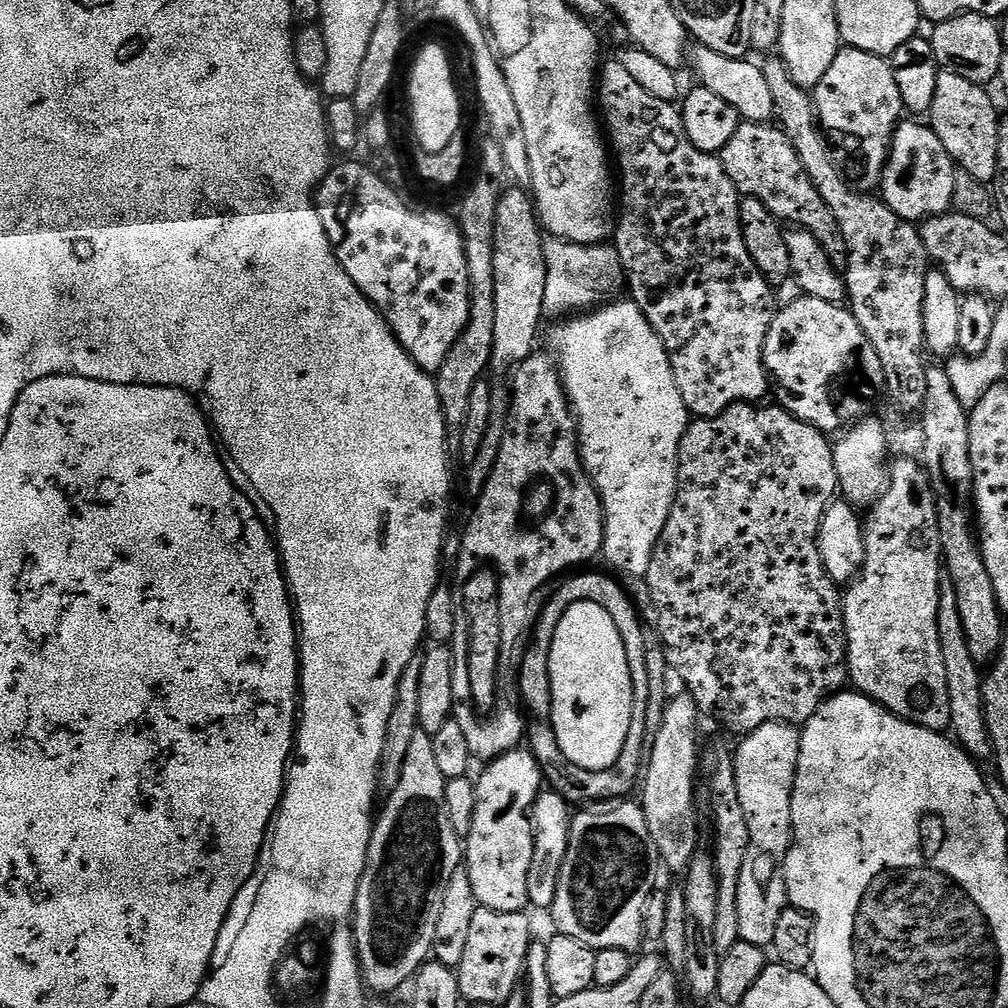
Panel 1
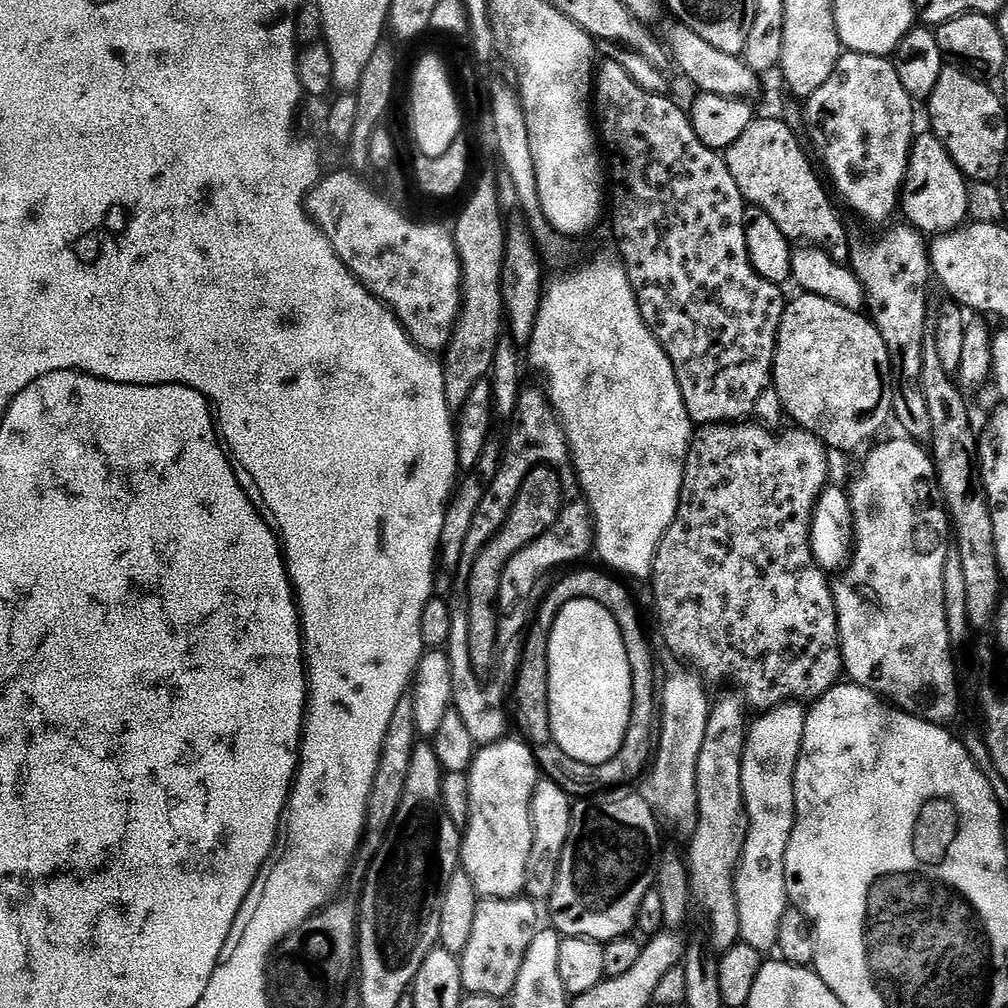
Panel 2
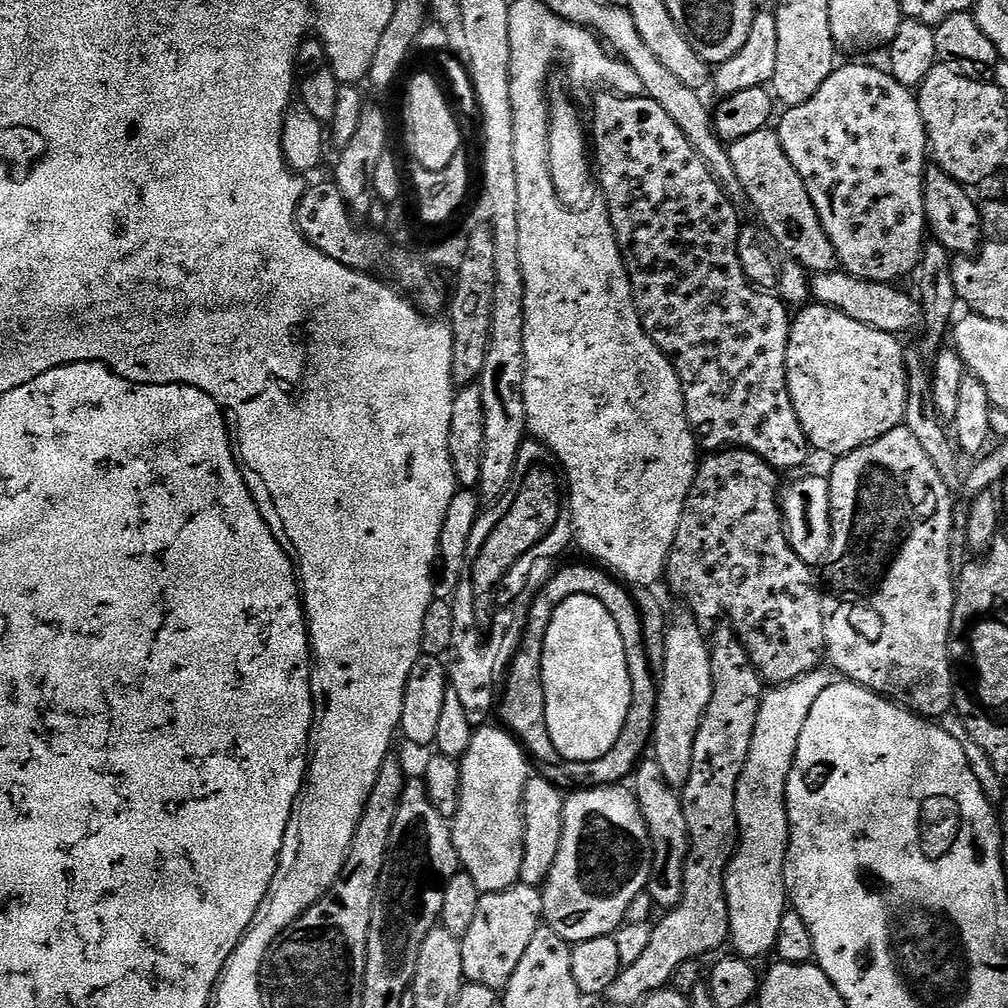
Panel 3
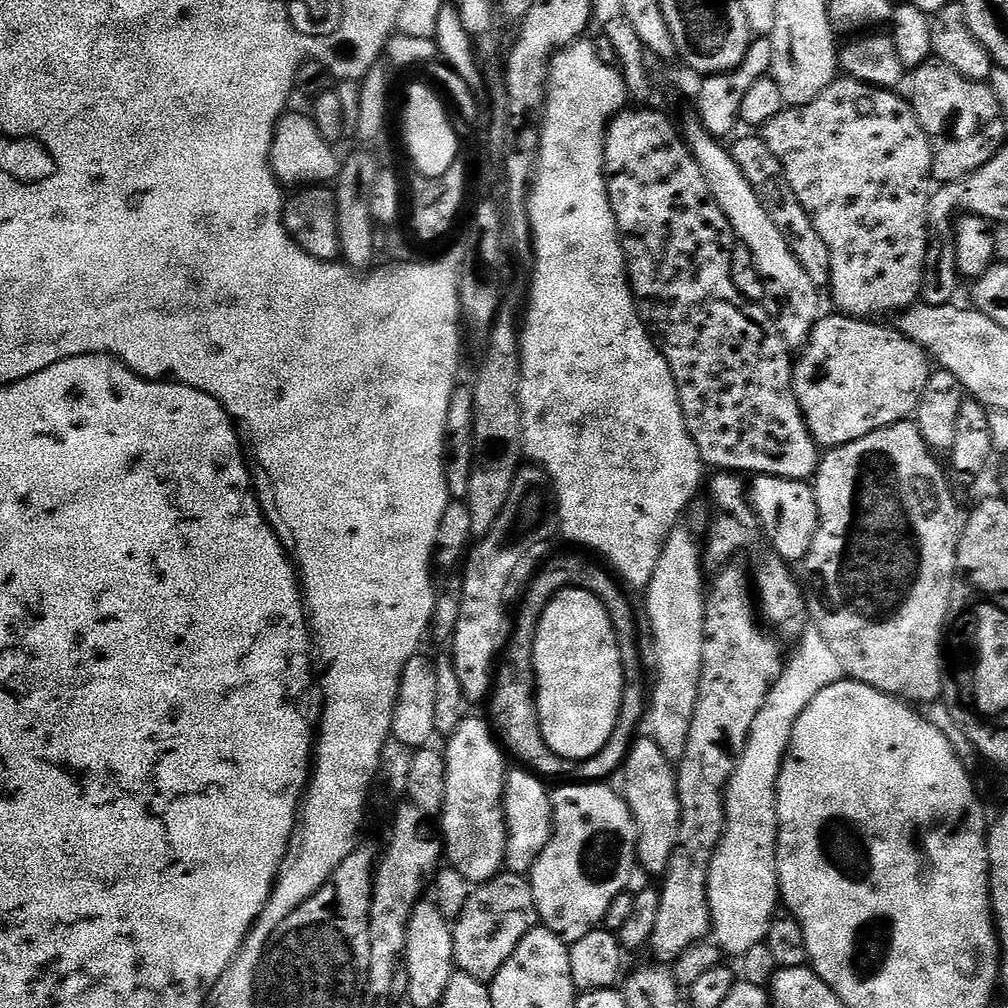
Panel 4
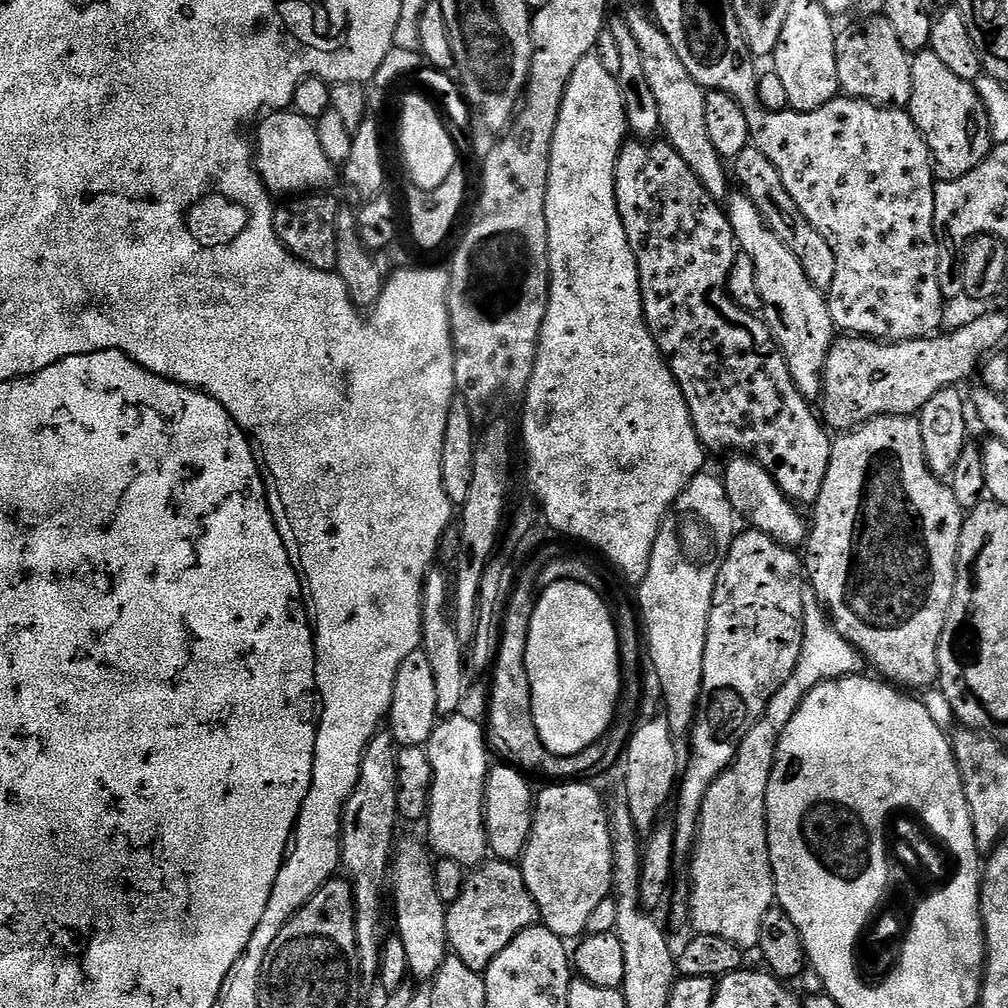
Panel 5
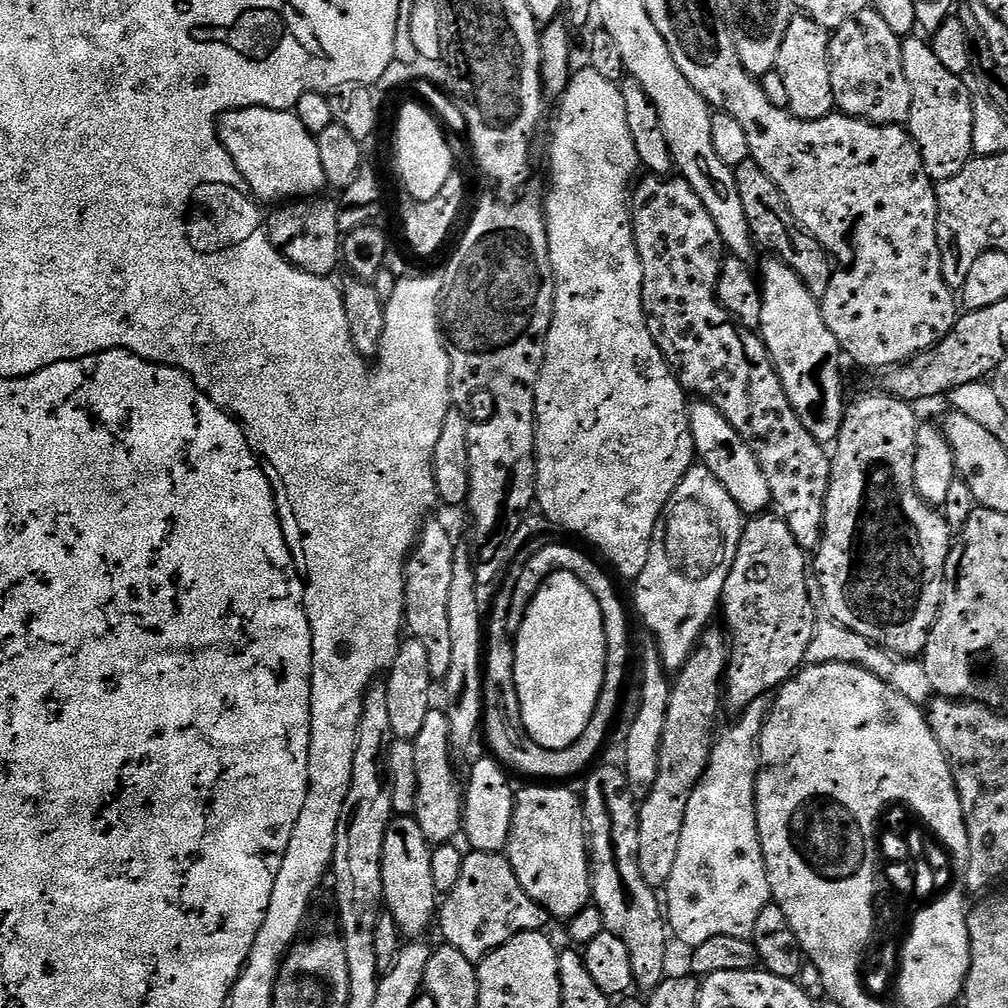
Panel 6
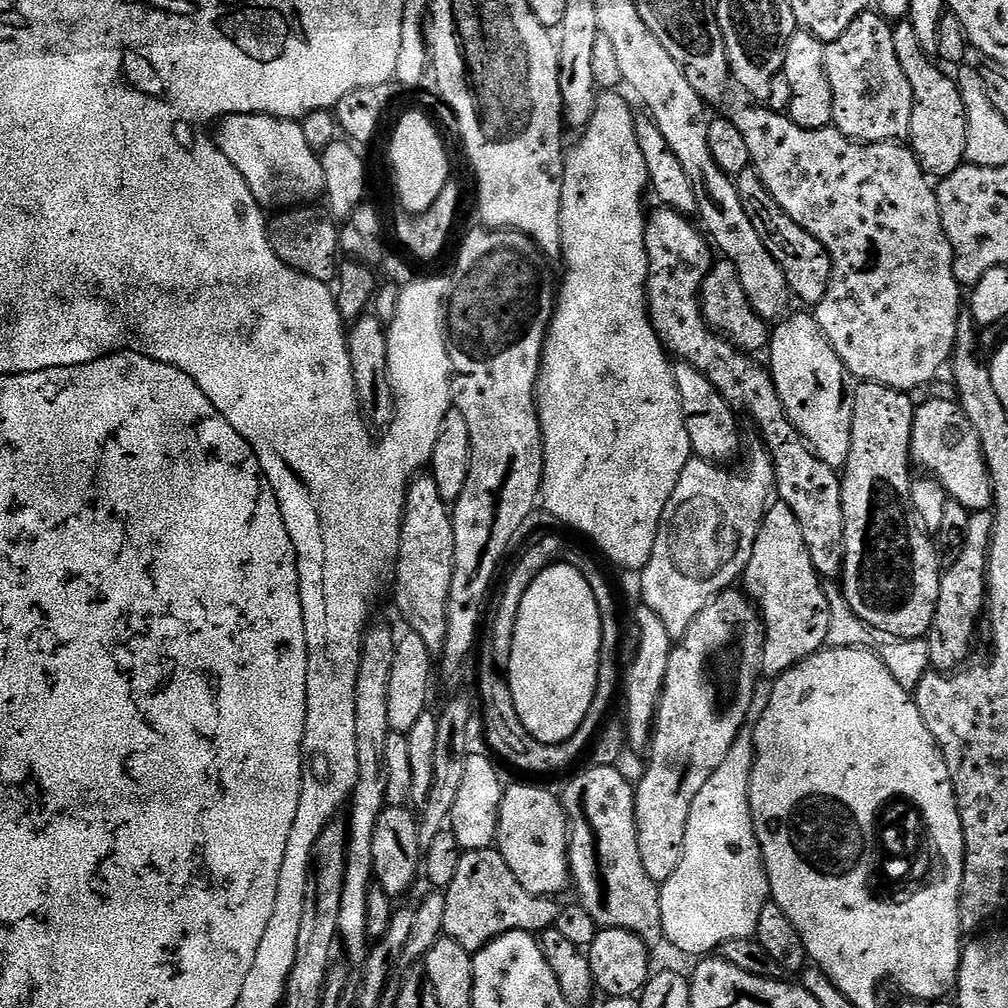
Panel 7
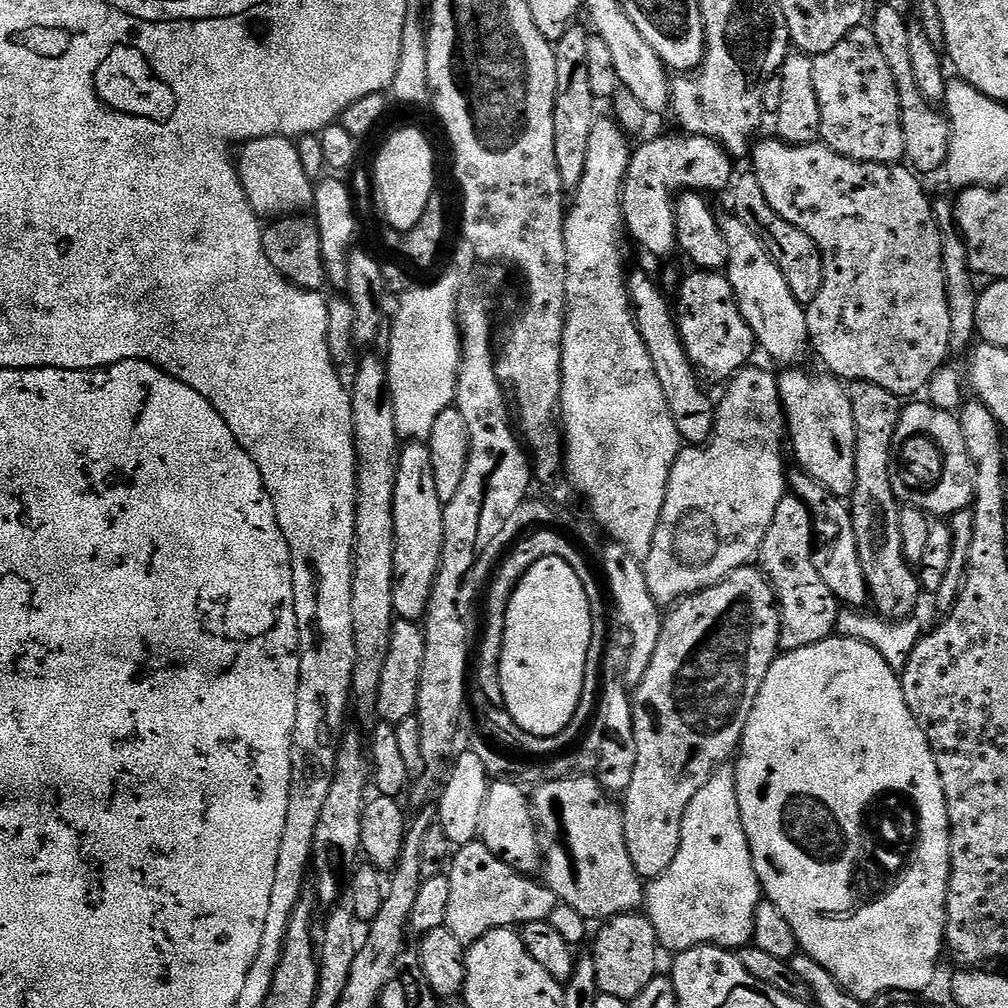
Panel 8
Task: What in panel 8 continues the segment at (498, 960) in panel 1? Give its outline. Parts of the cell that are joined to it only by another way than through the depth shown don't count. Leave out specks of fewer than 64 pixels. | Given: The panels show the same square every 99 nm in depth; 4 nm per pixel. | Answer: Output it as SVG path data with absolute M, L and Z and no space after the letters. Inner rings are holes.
M483 842L457 847L446 875L450 884L450 900L447 903L443 927L448 928L450 934L454 934L454 938L458 938L458 942L465 946L499 928L515 929L530 922L547 920L558 903L554 890L550 890L539 879L511 868L505 860L496 857Z

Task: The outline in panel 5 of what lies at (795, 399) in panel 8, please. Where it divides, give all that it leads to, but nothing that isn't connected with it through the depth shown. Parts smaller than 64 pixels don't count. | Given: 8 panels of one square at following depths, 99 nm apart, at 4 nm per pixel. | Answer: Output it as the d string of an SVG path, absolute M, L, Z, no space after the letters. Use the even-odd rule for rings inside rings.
M733 191L726 201L726 211L739 251L754 262L758 294L762 294L764 303L762 319L780 345L798 390L809 402L819 401L824 390L824 363L834 339L834 325L825 293L819 292L810 278L806 278L802 262L798 262L798 258L790 254L786 242L768 228L758 206L754 206L747 194Z

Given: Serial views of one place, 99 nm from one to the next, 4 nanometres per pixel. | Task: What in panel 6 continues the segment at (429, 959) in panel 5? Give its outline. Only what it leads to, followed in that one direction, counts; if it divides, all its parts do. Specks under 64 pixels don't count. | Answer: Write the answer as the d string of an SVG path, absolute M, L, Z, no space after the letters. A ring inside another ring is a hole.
M396 816L386 830L386 842L382 846L382 890L386 911L396 919L401 933L408 938L420 938L428 927L433 927L438 916L438 893L434 886L434 878L430 871L430 858L433 845L429 844L426 834L422 834L422 826L418 826L415 816Z

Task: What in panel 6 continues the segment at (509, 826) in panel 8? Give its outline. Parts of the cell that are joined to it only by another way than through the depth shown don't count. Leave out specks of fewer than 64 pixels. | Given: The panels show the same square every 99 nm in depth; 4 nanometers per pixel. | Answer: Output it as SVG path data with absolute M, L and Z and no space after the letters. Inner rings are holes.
M540 782L532 787L536 788L516 792L516 809L506 855L514 874L518 874L518 882L522 882L522 890L544 907L549 917L556 919L557 916L561 922L567 922L574 914L589 907L592 900L592 861L588 830L584 823L584 805L581 797L577 793L575 796L568 786L549 786Z

